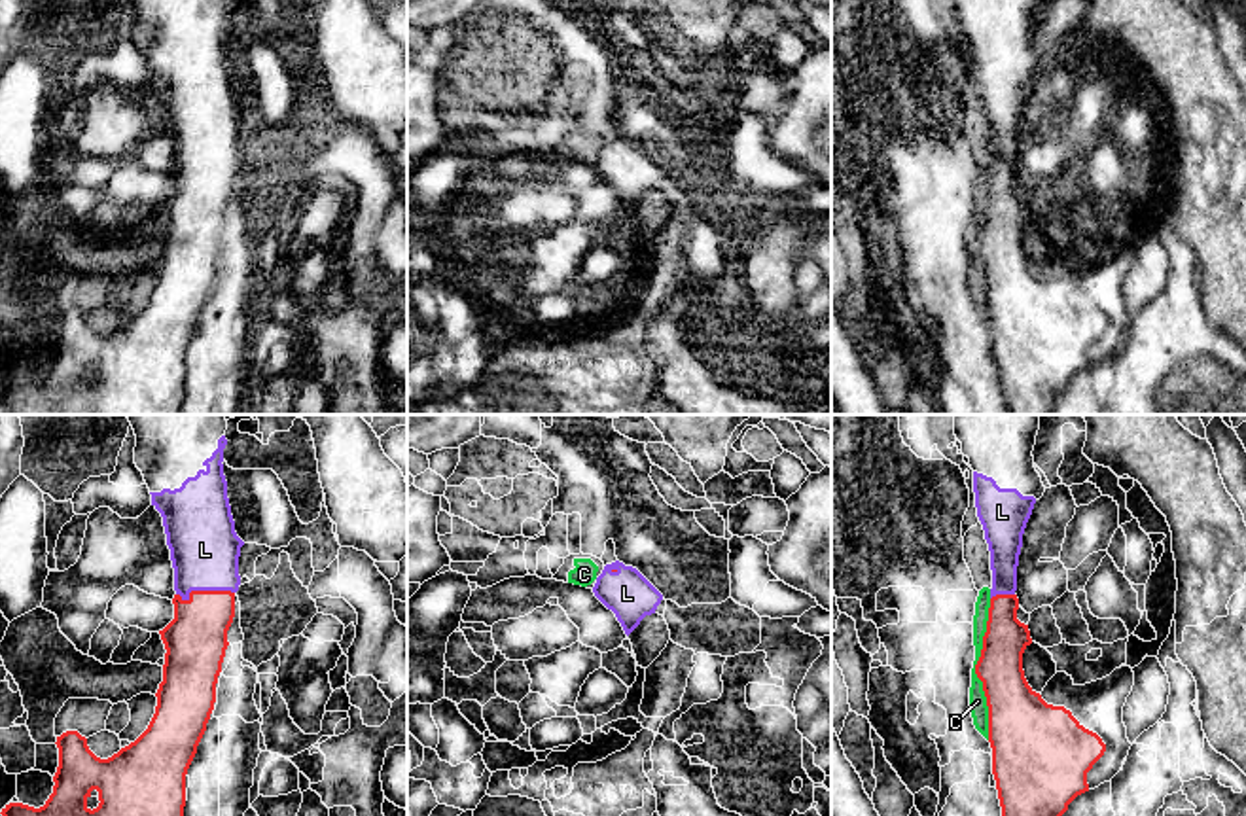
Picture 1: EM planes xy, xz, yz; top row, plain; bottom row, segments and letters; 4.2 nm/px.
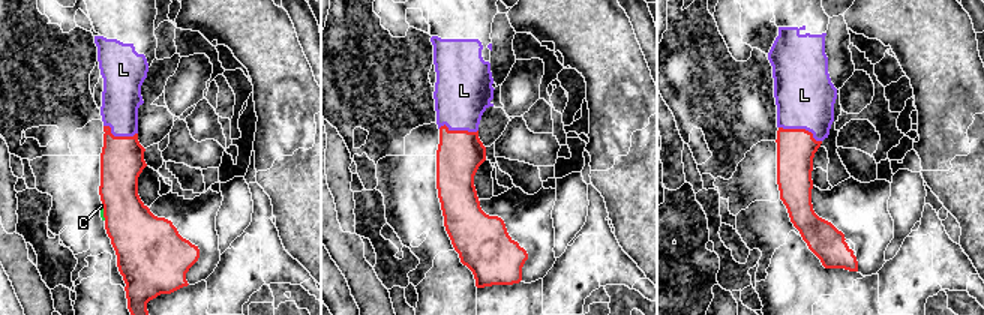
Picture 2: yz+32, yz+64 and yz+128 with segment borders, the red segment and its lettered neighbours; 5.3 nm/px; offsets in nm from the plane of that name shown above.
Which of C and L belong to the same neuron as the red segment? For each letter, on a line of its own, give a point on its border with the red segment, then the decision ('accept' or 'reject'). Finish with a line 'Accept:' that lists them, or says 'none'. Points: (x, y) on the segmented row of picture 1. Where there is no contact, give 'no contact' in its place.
C: meets red in yz at (976, 669); reject
L: meets red in xy at (203, 591); accept
Accept: L

